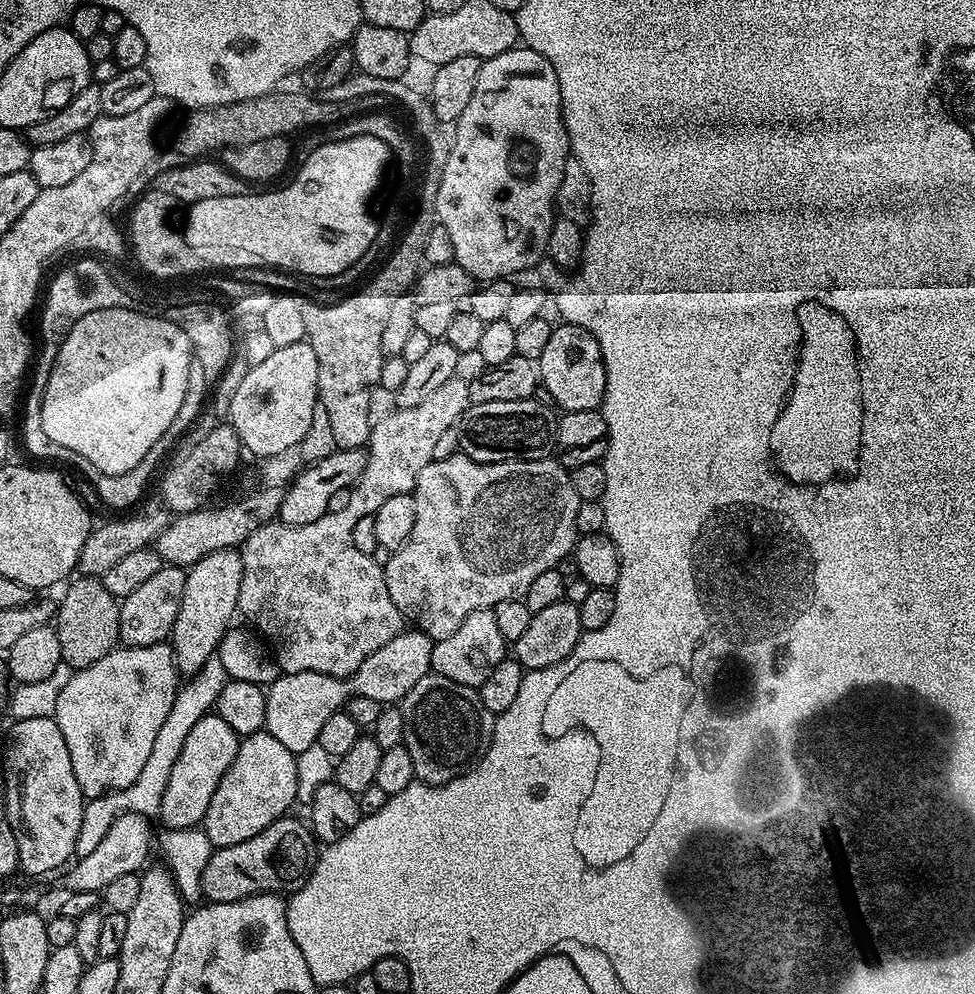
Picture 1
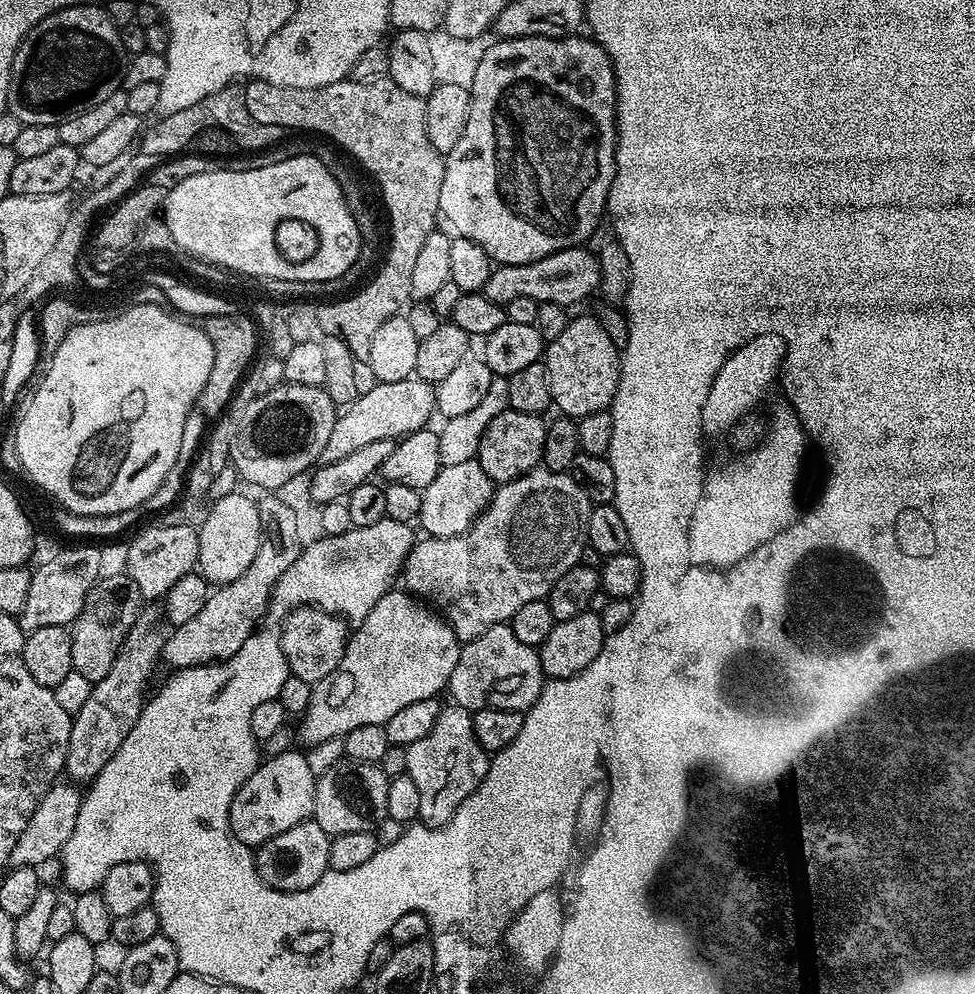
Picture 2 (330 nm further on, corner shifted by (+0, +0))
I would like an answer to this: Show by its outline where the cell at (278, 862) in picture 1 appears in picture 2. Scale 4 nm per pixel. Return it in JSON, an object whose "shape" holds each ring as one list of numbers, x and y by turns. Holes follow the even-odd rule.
{"shape":[[315,819,304,820,298,826,290,826,283,834,270,838,270,842,255,849,256,872,266,886,279,892,301,892,314,886,324,872,329,870,330,837,316,824]]}

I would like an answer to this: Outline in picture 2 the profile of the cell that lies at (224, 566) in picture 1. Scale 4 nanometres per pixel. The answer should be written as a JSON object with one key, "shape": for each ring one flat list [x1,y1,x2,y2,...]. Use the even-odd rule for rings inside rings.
{"shape":[[228,492,213,504,211,501,198,525,198,571,209,585,229,584,250,570,260,549,260,541,264,539,264,526,259,520,259,506,255,499,251,500,240,492]]}

